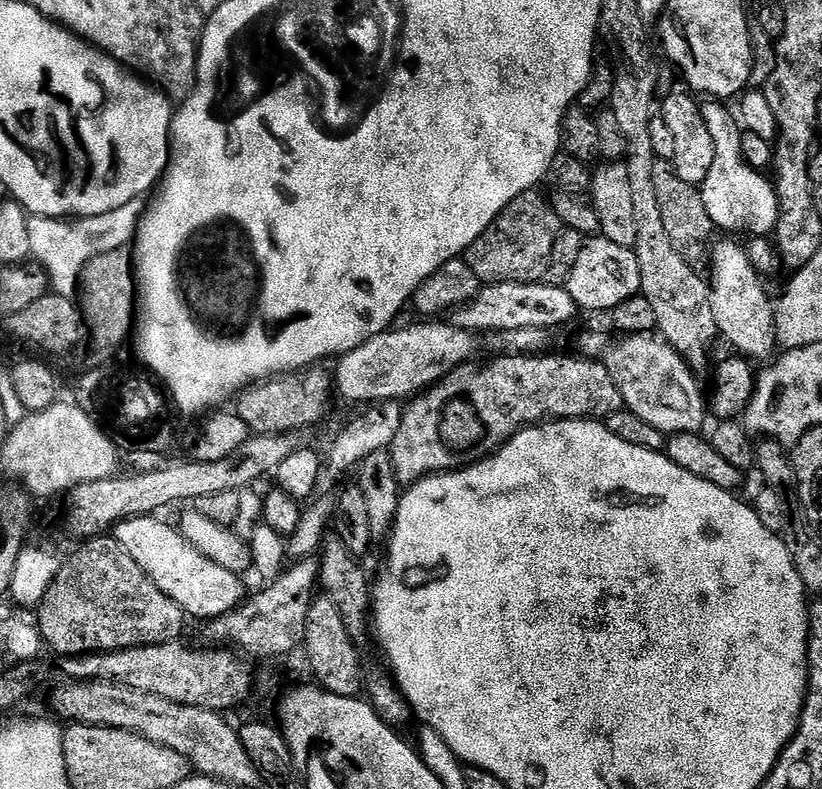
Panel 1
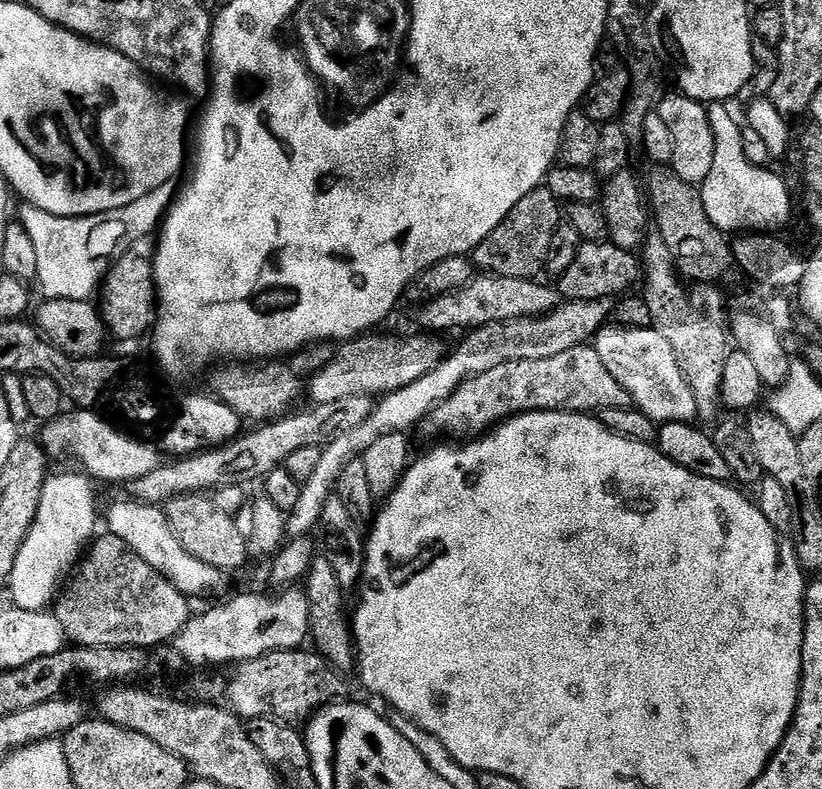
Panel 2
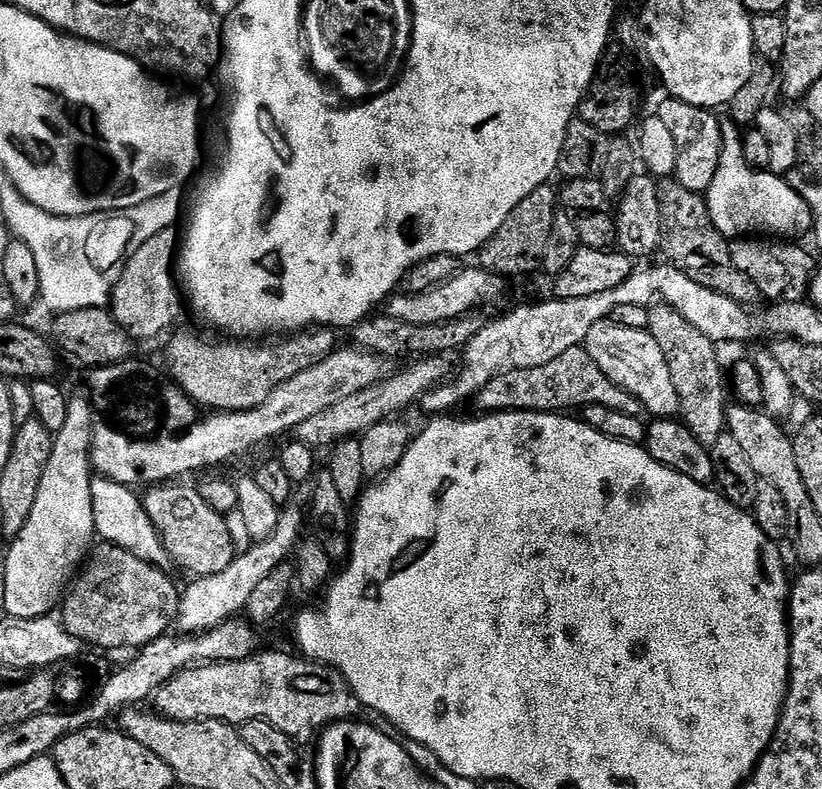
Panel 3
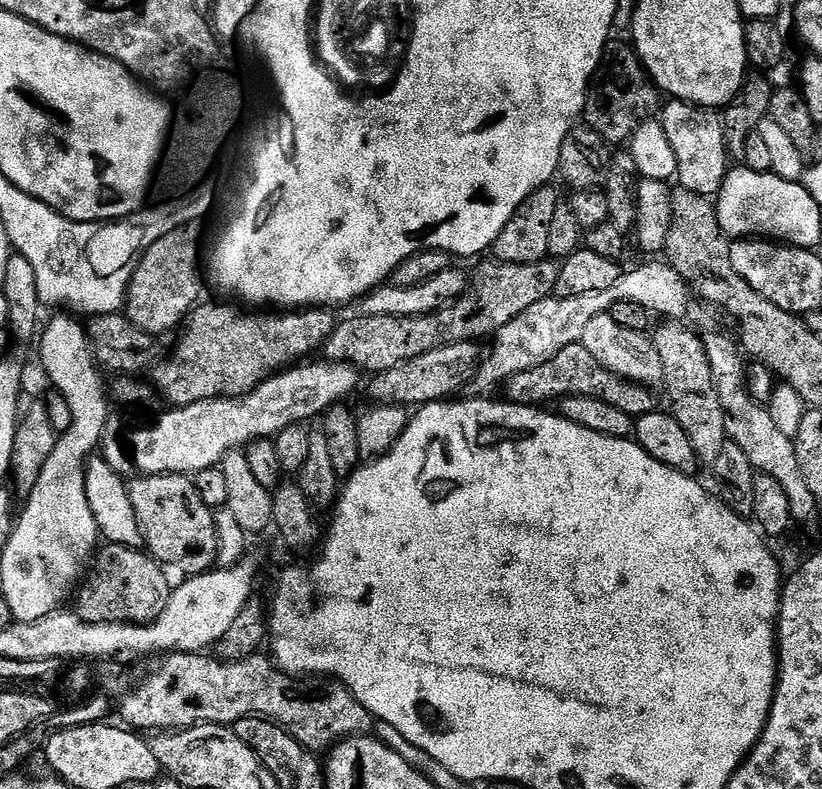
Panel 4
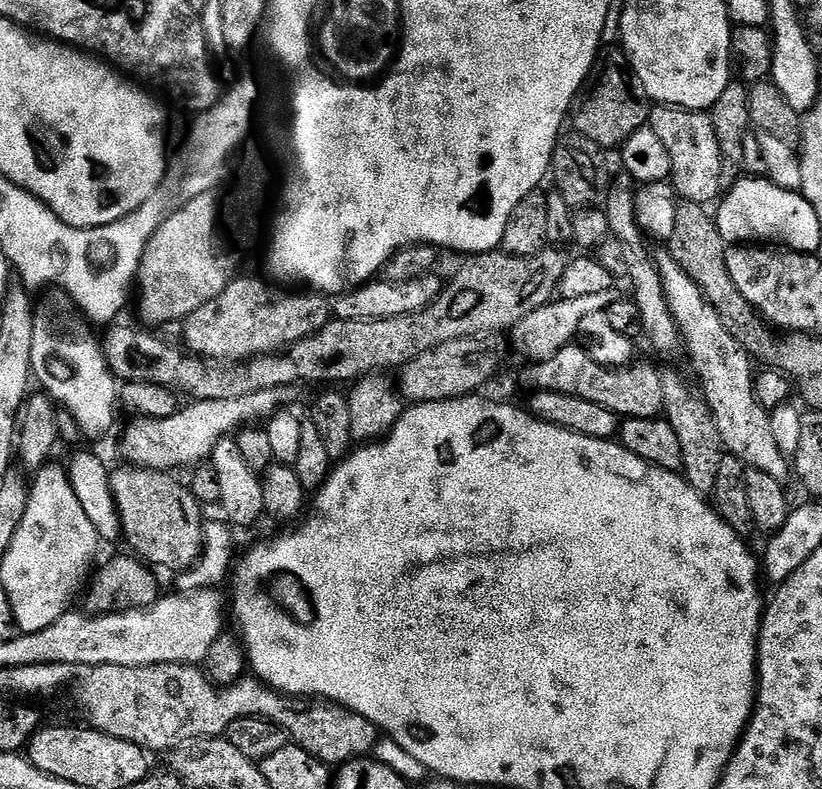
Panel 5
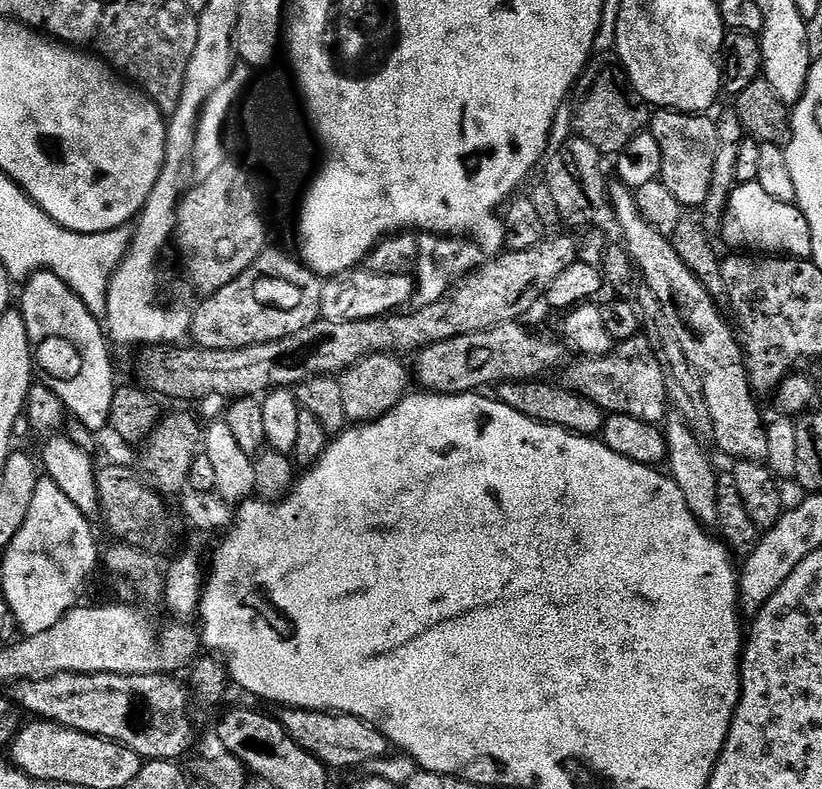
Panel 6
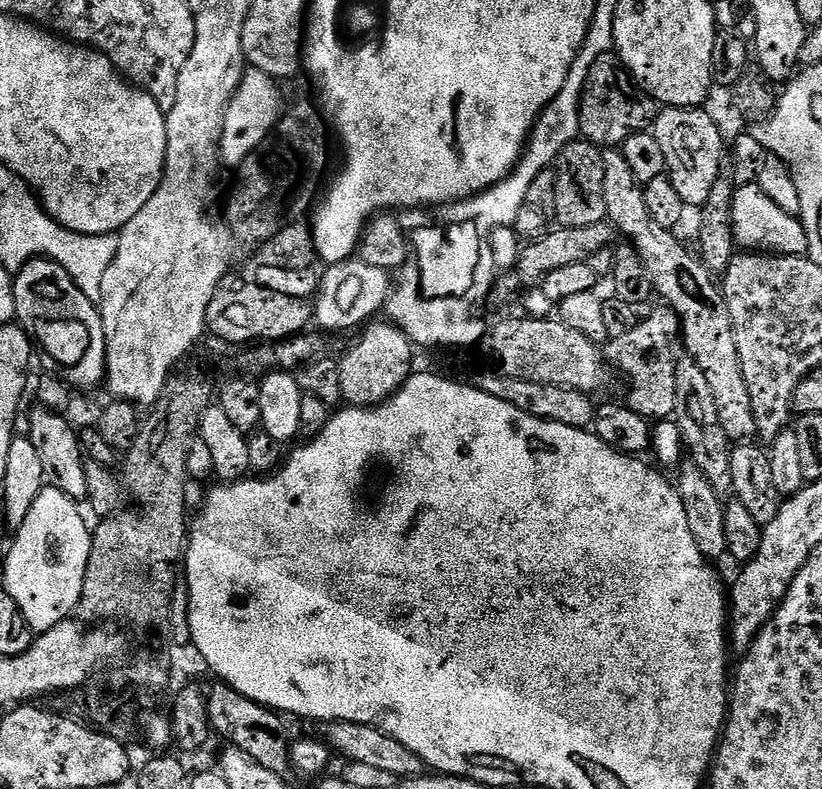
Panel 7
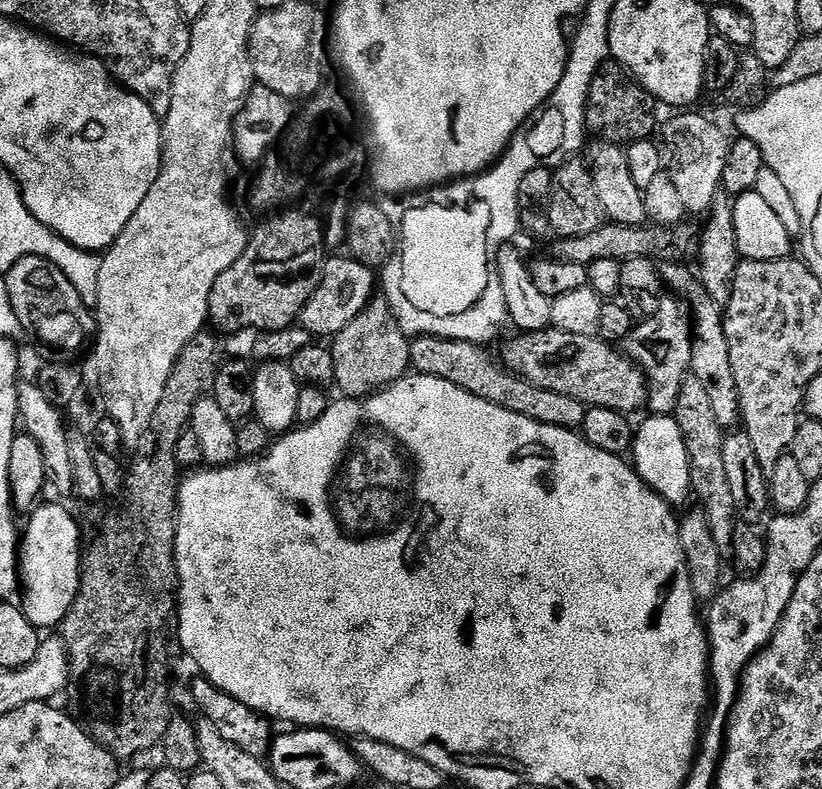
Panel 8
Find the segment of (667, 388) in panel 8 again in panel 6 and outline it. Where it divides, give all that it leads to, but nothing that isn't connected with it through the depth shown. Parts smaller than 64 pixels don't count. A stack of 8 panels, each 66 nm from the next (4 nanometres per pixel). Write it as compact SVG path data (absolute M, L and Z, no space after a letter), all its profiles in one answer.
M644 334L619 341L618 350L609 352L607 356L580 358L577 364L570 364L563 369L563 387L577 392L579 396L590 398L590 402L598 405L605 414L626 414L642 422L660 424L663 416L670 411L662 366Z

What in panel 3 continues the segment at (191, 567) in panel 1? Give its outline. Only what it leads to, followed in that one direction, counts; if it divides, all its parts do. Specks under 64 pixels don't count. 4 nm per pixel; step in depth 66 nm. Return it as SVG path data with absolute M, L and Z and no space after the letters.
M107 478L93 479L92 505L96 536L103 543L117 544L122 550L130 550L130 554L134 554L134 558L142 558L142 562L167 569L170 561L162 538L146 514L143 499L132 492L135 491L126 484L119 484Z

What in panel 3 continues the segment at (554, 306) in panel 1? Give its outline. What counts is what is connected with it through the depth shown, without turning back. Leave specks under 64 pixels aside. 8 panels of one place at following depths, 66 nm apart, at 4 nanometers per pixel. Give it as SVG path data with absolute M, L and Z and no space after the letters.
M464 266L461 267L454 278L450 278L446 282L442 282L438 286L426 290L422 294L405 292L403 294L389 296L386 301L386 315L394 318L398 322L406 322L410 326L434 326L447 320L457 320L458 318L469 315L473 310L480 310L476 308L484 308L487 304L492 304L495 300L502 299L504 296L504 284L506 284L506 280L503 276L493 276L492 273L479 266L473 266L473 268Z

